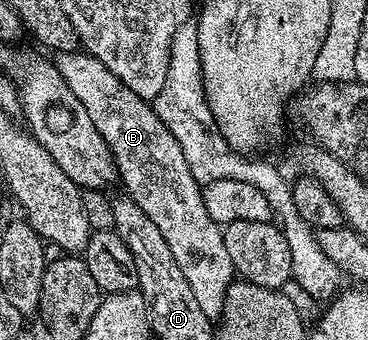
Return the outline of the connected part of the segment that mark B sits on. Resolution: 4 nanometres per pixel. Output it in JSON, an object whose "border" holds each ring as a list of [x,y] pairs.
{"border":[[[57,53],[54,63],[58,72],[62,74],[62,80],[70,84],[70,92],[74,92],[78,100],[82,100],[90,120],[94,120],[94,128],[98,128],[98,132],[102,134],[102,140],[106,140],[112,159],[116,161],[119,181],[121,183],[124,181],[124,186],[128,189],[125,190],[127,197],[132,198],[134,204],[138,204],[138,208],[142,208],[142,212],[146,212],[146,216],[154,220],[158,232],[162,232],[174,255],[174,260],[178,262],[178,268],[182,268],[182,274],[186,276],[190,289],[202,307],[202,312],[206,312],[206,316],[210,319],[219,319],[224,312],[226,292],[234,280],[234,271],[230,264],[230,256],[226,252],[222,226],[207,212],[204,191],[200,183],[194,180],[194,176],[190,176],[190,164],[186,164],[186,156],[182,156],[178,140],[174,140],[170,128],[162,124],[149,99],[139,98],[134,92],[130,92],[130,88],[126,88],[126,84],[122,84],[122,80],[118,80],[118,76],[110,72],[110,68],[106,68],[106,64],[102,64],[91,54]]]}

